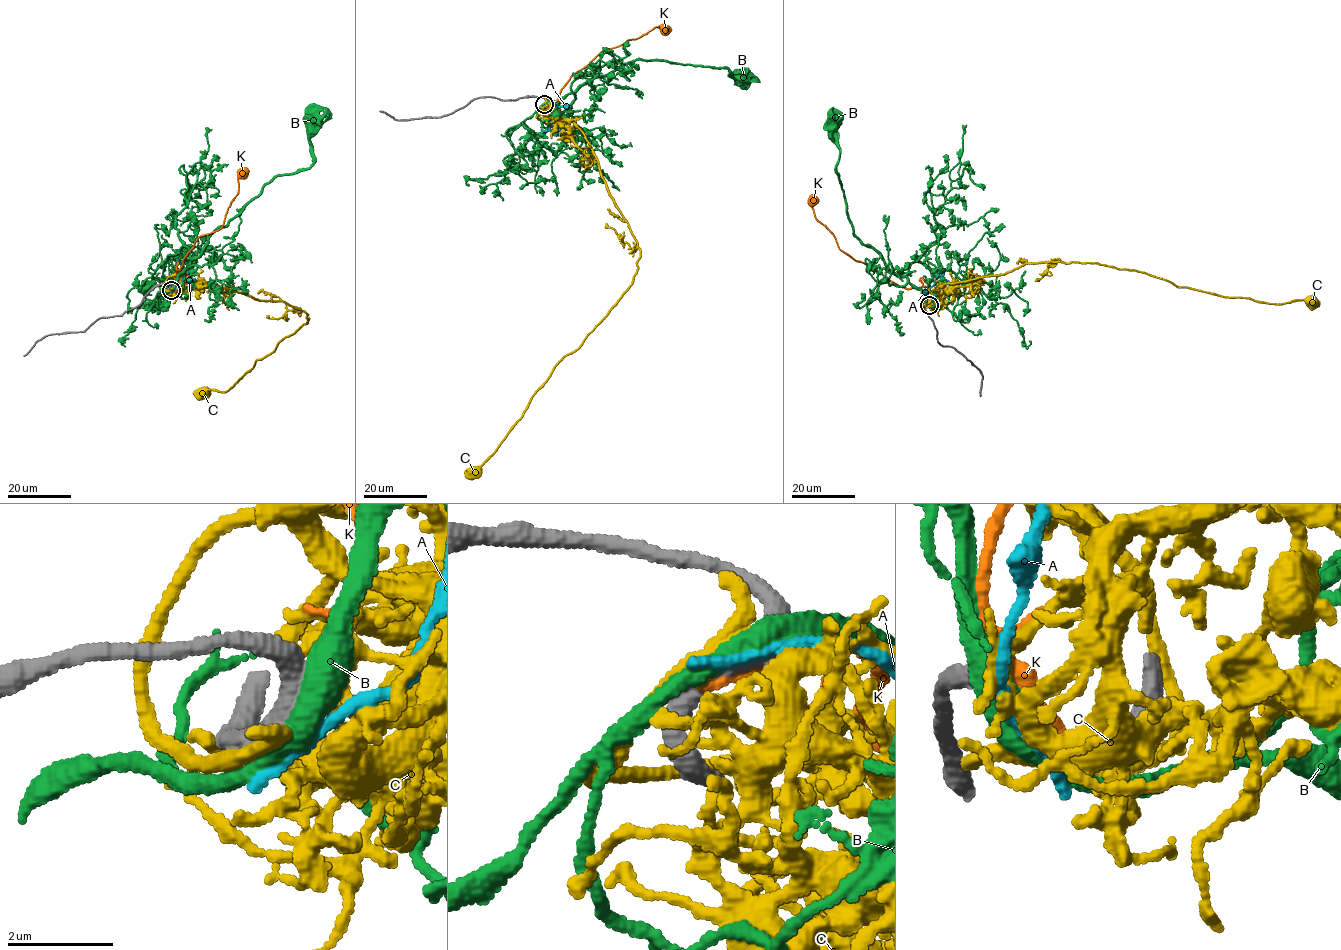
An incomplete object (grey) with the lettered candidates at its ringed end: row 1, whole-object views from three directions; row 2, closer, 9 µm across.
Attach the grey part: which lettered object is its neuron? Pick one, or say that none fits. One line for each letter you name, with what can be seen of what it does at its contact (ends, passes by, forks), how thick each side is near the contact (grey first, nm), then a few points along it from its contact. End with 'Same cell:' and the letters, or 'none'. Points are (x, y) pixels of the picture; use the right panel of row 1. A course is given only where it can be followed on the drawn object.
C: it passes by; calibres 440 and 300 nm; course (929, 305), (936, 304), (931, 291), (948, 283), (1045, 261), (1114, 266), (1221, 296), (1311, 303)
Same cell: C

